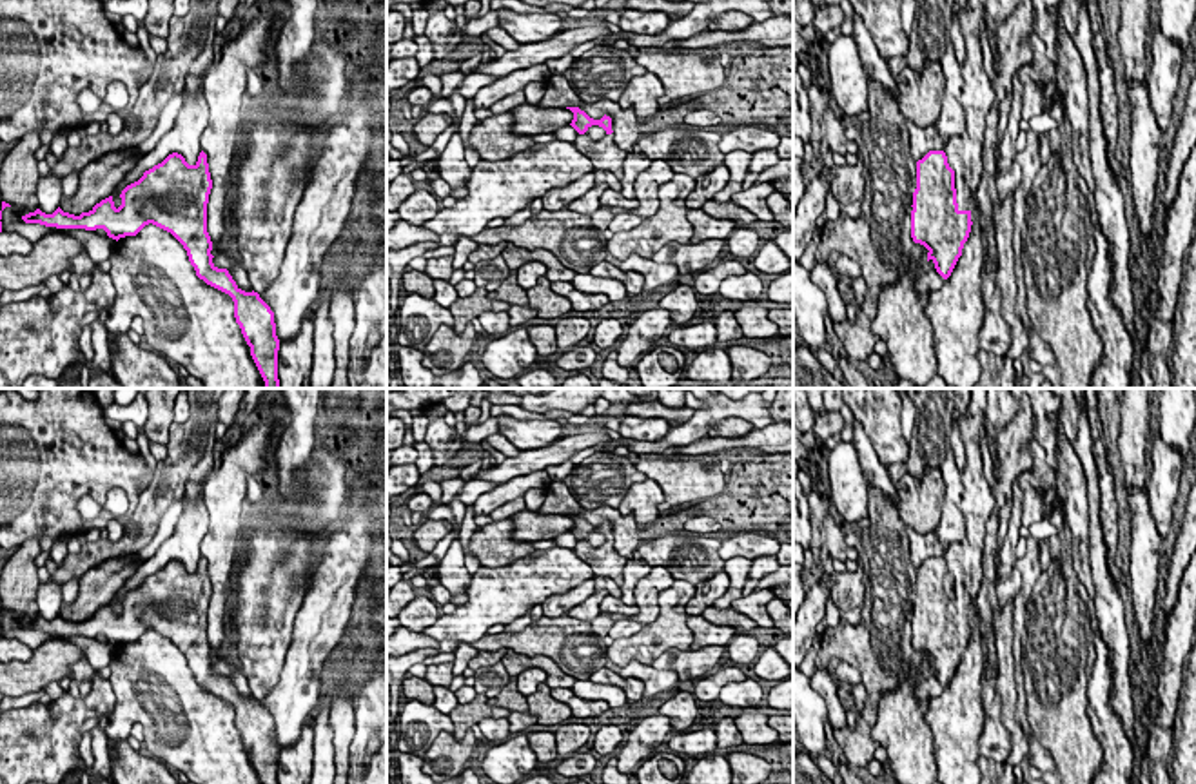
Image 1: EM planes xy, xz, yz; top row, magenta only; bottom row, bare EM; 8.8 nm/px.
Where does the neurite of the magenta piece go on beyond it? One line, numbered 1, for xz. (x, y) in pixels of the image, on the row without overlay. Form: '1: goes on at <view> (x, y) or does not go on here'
1: does not go on here

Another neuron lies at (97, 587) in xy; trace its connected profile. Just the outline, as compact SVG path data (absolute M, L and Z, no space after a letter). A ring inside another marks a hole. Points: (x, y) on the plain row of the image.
M129 554L91 568L80 577L76 601L64 604L60 615L74 622L93 617L96 610L114 599L116 592L142 563L136 554Z

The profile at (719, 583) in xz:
M719 570L711 579L708 579L708 584L708 593L702 593L699 588L697 593L688 601L688 615L702 615L706 608L713 606L713 603L728 592L730 577L724 570Z

